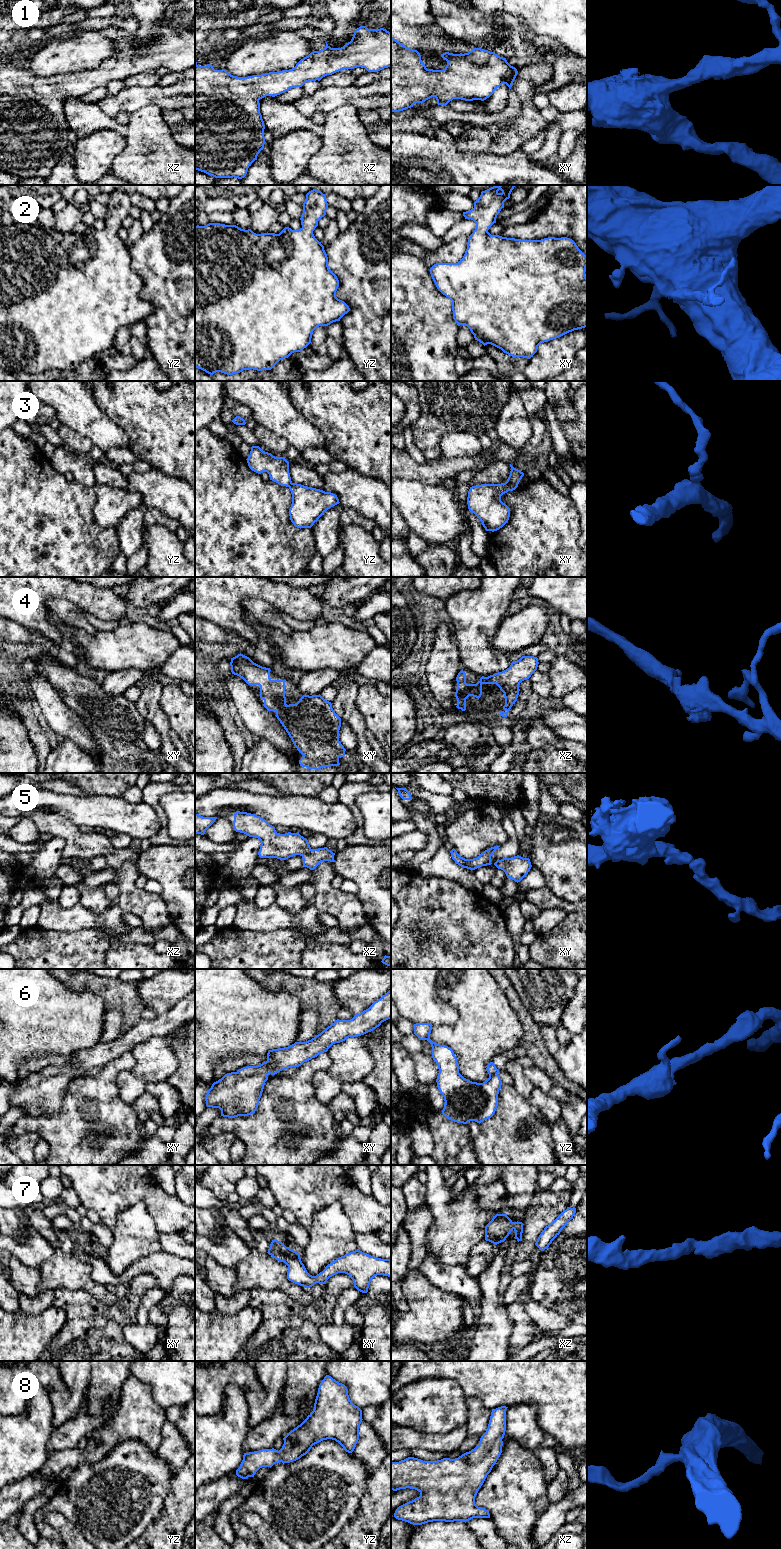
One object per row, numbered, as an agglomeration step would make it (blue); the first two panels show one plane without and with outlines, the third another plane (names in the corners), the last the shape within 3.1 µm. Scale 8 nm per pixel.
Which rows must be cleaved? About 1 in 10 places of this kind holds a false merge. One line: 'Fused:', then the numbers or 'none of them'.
Fused: 3

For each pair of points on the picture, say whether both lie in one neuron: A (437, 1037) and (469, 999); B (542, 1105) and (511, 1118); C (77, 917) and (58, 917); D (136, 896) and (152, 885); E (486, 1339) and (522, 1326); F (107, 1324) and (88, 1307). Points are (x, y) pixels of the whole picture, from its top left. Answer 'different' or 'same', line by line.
A: same
B: different
C: same
D: different
E: different
F: same

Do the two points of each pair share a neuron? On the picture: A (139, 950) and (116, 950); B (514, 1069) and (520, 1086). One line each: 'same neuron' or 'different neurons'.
A: same neuron
B: same neuron

